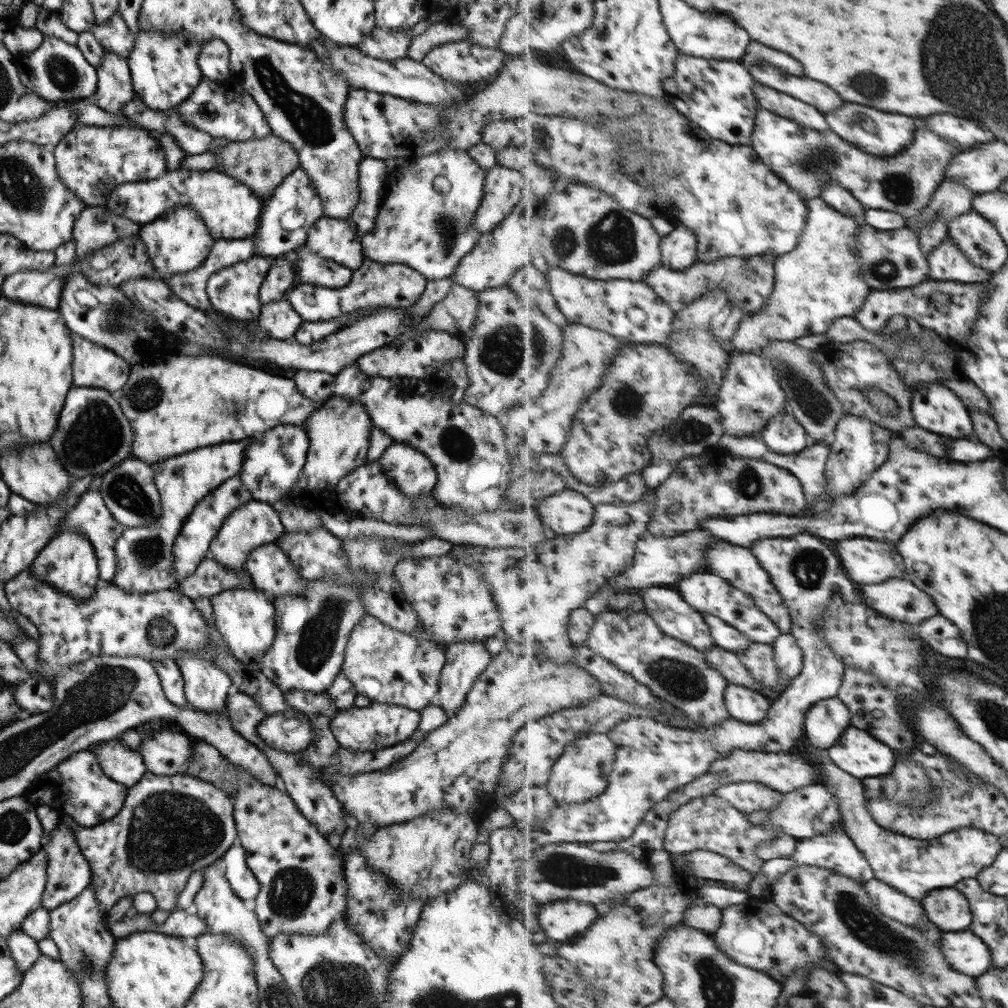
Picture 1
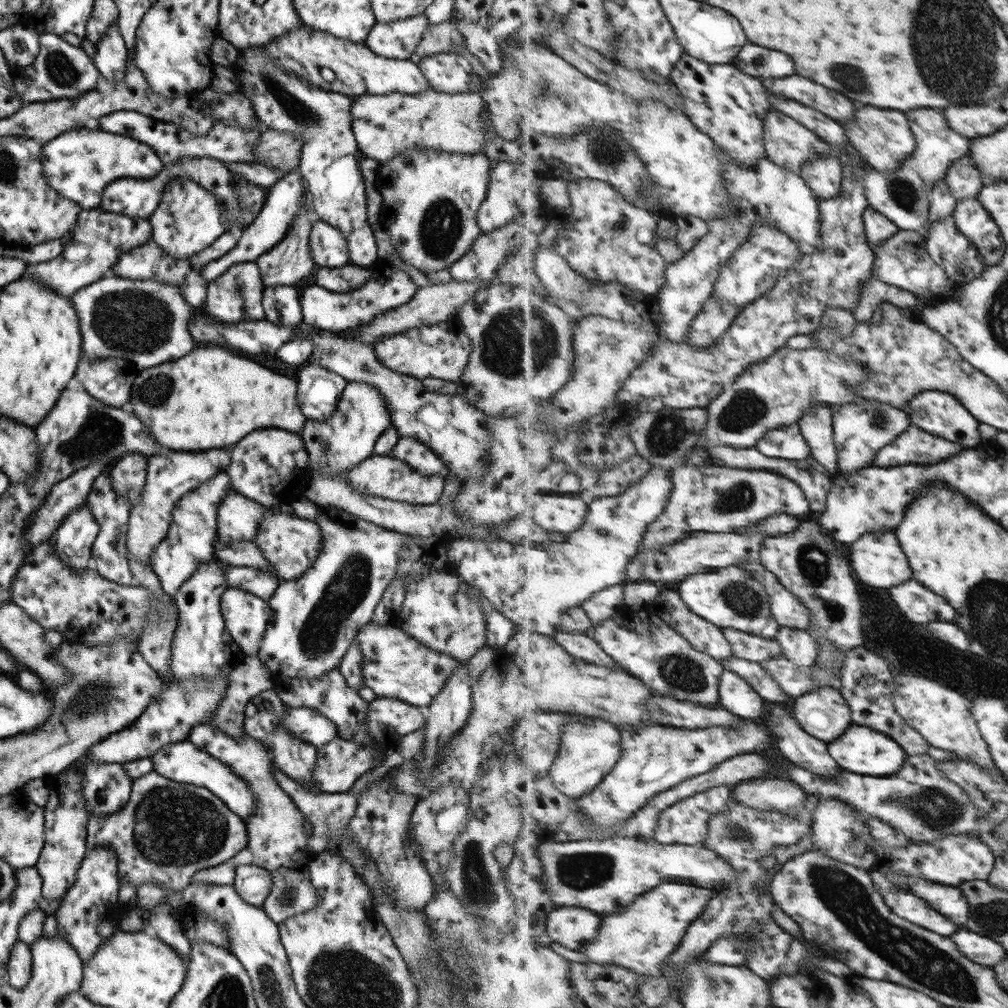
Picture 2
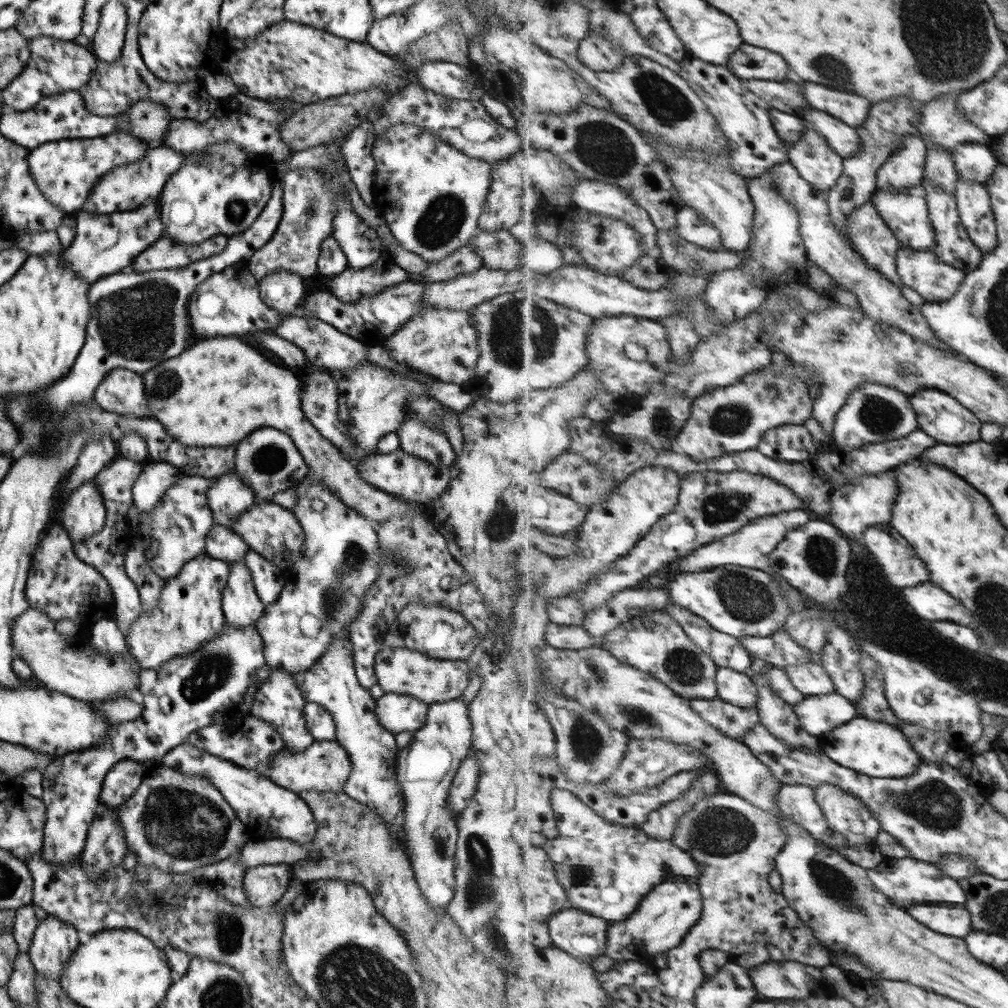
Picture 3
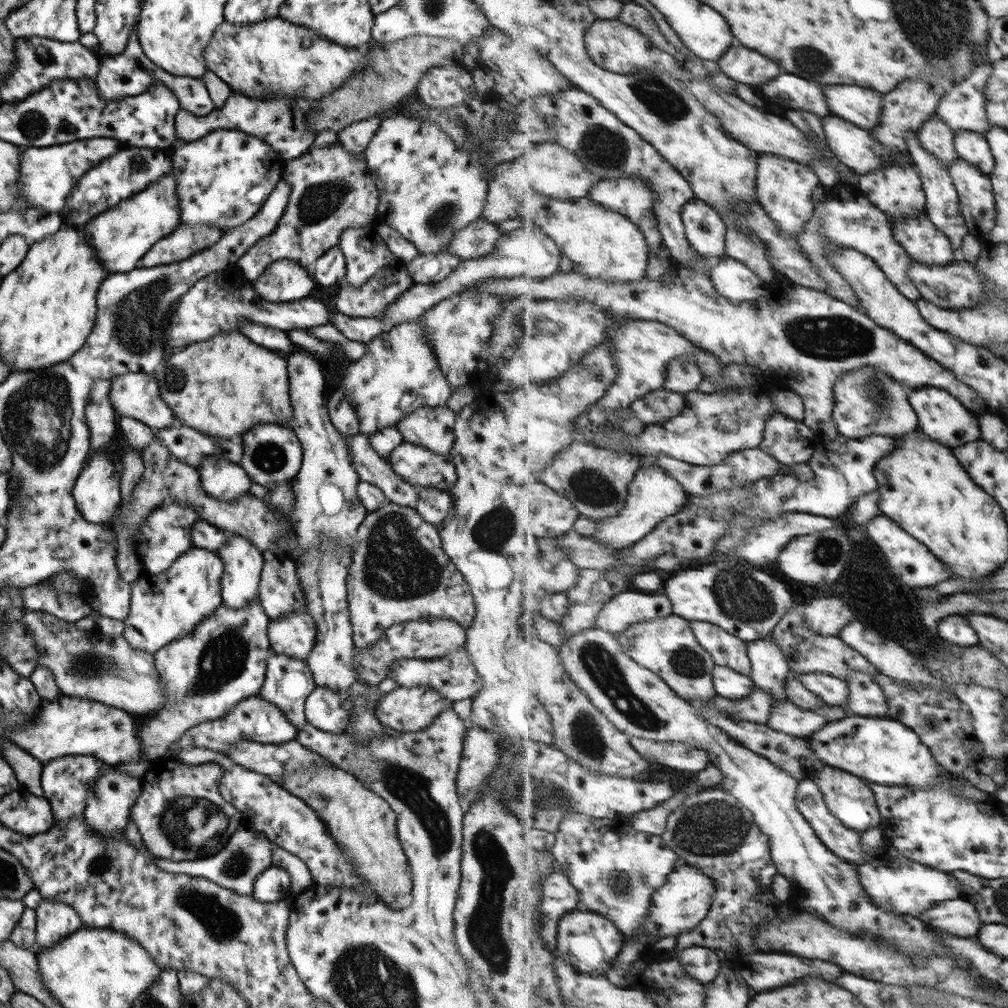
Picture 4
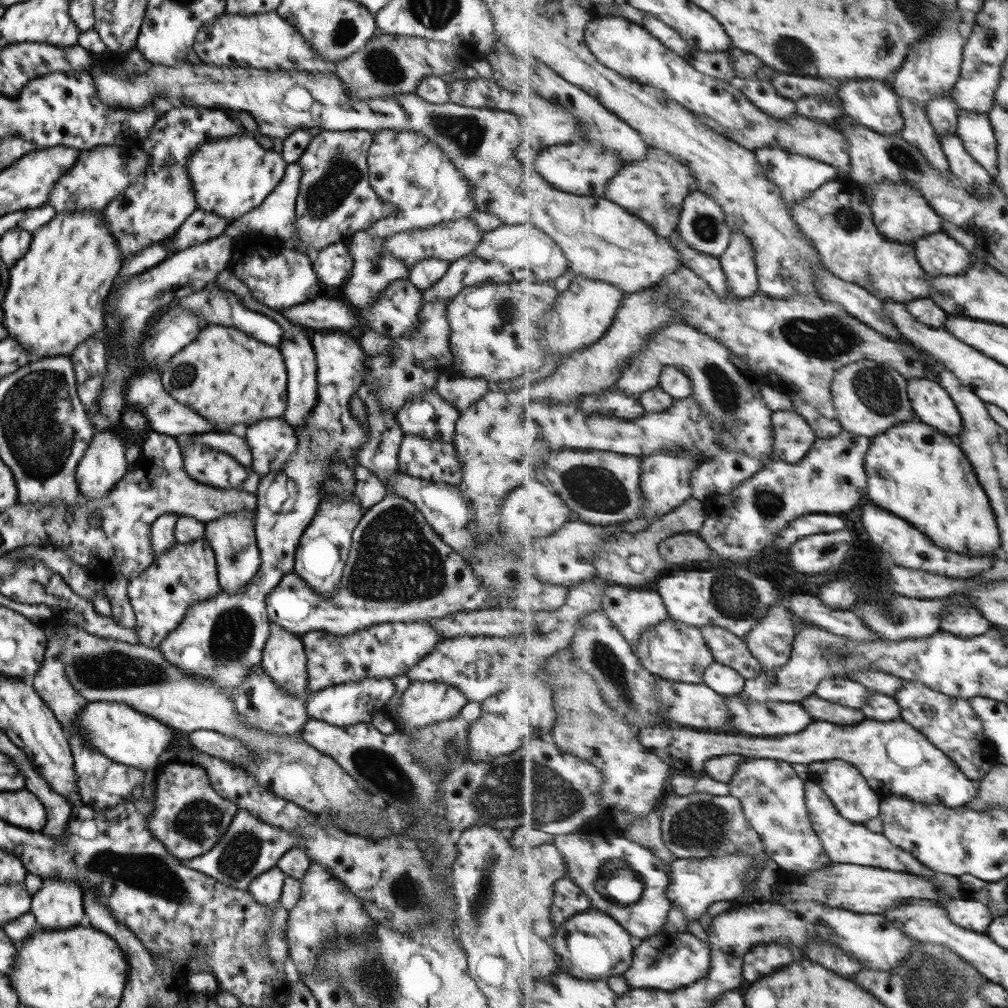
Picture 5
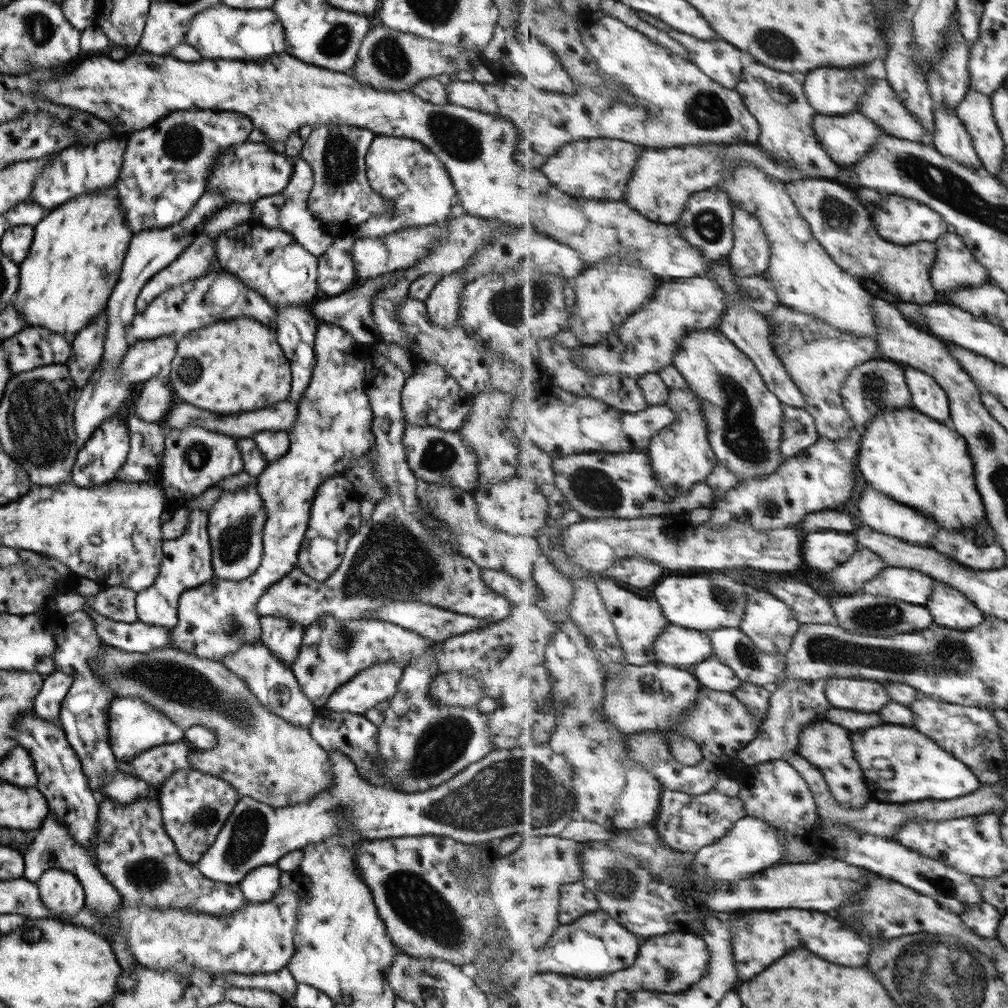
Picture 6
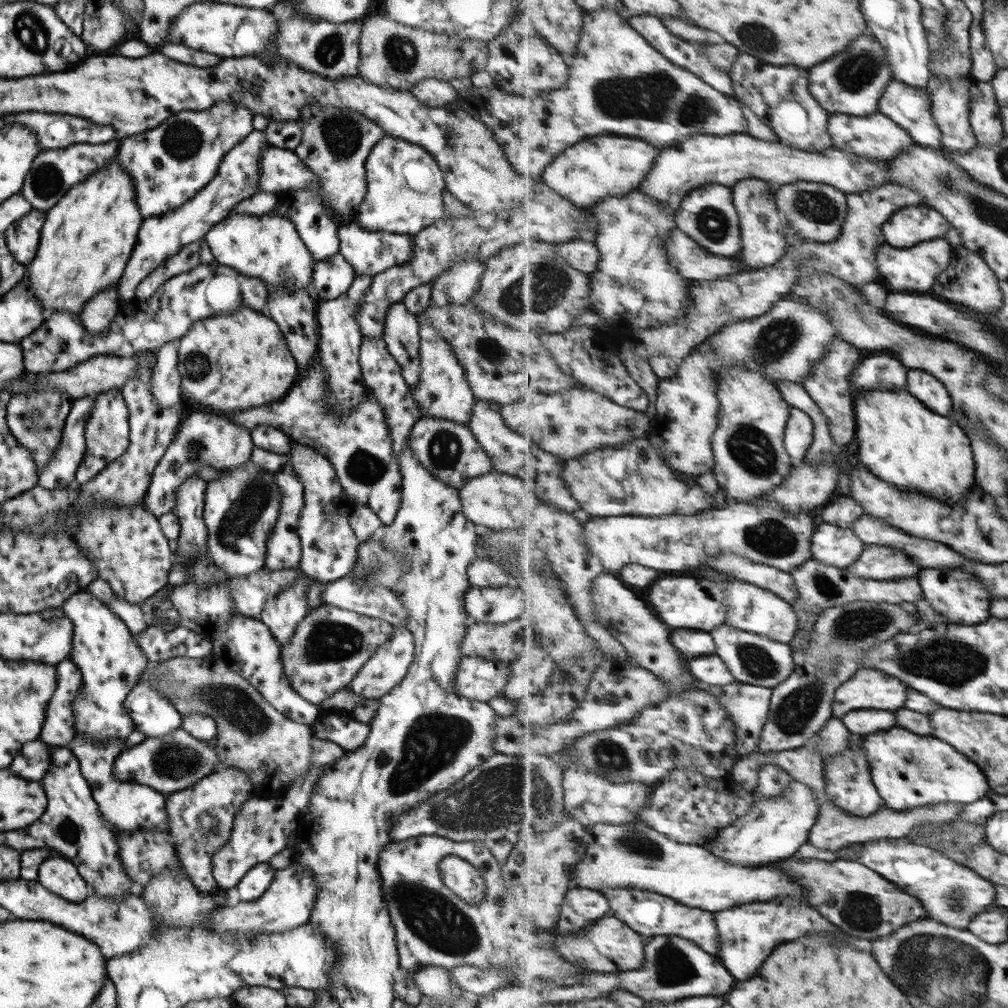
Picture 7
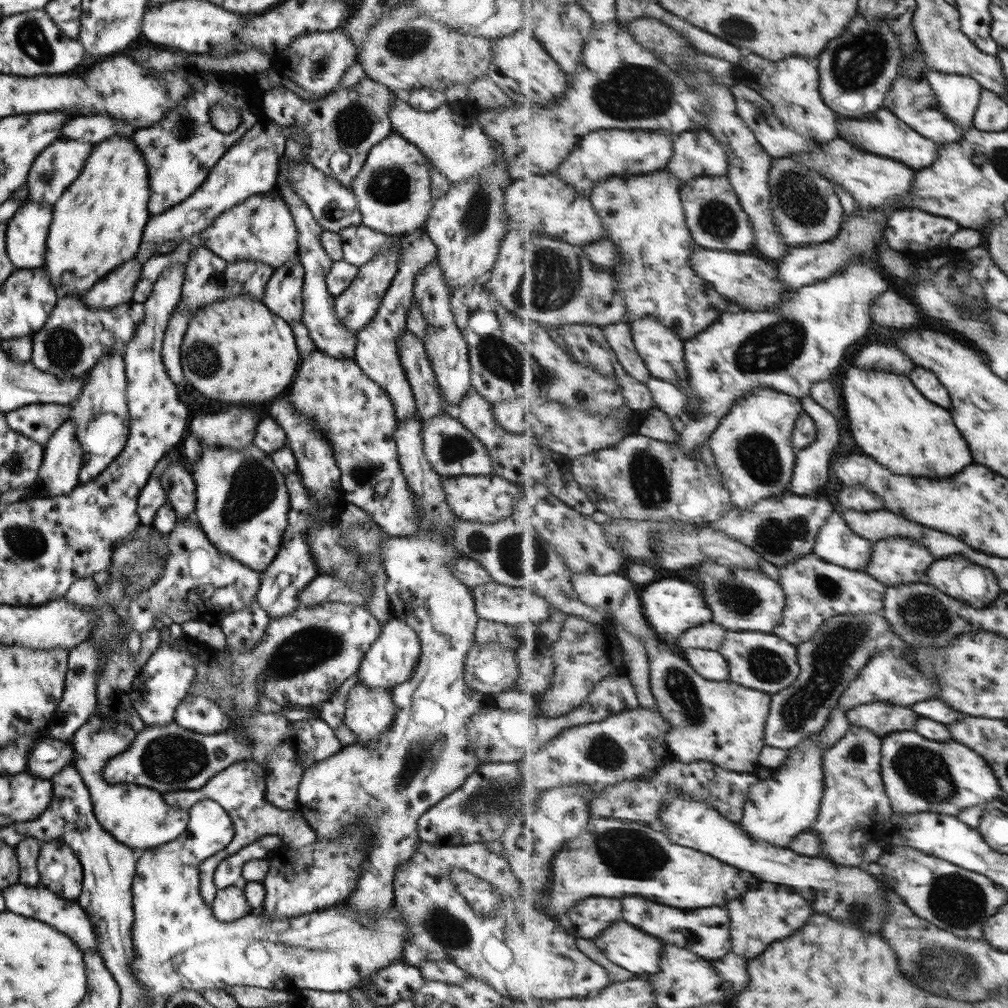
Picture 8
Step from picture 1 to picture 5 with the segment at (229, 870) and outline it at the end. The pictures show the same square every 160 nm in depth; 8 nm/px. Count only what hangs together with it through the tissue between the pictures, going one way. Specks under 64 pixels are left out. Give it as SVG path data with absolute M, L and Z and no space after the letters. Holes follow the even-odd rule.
M276 866L271 867L251 879L246 891L251 894L251 898L255 902L258 902L260 905L270 906L280 898L283 876L283 872Z

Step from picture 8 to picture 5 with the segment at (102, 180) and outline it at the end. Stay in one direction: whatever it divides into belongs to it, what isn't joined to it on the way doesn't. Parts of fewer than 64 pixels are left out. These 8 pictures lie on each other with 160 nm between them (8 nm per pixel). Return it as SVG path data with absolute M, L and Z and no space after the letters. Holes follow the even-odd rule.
M75 210L73 213L57 213L47 224L41 226L37 229L37 232L32 234L30 245L25 251L25 254L21 256L18 262L13 264L13 267L9 269L9 281L7 285L7 290L5 291L1 310L3 311L2 324L7 331L8 336L14 338L23 350L28 352L31 361L43 357L53 357L57 355L68 355L75 346L80 342L83 342L86 338L89 338L93 333L104 330L104 300L109 294L111 284L121 268L119 264L119 250L115 246L115 240L113 236L107 232L105 224L101 222L101 214L103 212L95 213L95 211L79 211Z

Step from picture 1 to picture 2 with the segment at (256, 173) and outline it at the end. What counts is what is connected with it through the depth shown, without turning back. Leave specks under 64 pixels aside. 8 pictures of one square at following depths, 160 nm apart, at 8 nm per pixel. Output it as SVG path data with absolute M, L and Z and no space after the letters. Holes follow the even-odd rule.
M263 129L253 148L253 163L259 163L281 173L290 173L298 167L301 146L303 143L296 141L291 135Z

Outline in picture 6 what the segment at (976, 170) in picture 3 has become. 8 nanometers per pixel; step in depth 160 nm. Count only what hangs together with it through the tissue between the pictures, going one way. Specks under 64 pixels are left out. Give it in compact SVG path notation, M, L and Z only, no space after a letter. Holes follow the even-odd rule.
M971 88L955 109L973 138L984 168L993 176L999 175L1006 156L1006 143L996 122L992 97Z

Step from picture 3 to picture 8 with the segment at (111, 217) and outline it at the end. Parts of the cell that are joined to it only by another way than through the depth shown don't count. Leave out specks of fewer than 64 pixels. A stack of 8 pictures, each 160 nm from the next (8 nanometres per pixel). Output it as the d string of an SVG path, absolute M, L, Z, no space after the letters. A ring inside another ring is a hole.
M189 80L190 94L183 97L182 102L176 104L172 109L163 114L163 118L153 126L137 129L129 138L139 149L145 167L147 167L147 179L149 189L149 202L147 202L147 211L149 214L156 215L171 209L174 205L179 205L180 201L186 200L194 193L209 173L209 170L219 161L222 154L225 153L243 134L246 134L259 119L259 106L254 106L245 99L242 92L228 86L221 86L221 82L203 82L203 80ZM216 104L230 104L238 110L241 122L239 126L229 132L222 134L213 128L210 118L207 115L208 108Z

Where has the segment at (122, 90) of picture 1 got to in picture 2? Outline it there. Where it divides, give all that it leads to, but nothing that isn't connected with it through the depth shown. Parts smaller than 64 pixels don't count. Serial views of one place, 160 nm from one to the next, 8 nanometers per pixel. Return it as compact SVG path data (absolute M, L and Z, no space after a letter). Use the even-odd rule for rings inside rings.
M116 24L108 26L95 43L91 60L99 71L100 78L107 82L121 82L126 73L128 50Z

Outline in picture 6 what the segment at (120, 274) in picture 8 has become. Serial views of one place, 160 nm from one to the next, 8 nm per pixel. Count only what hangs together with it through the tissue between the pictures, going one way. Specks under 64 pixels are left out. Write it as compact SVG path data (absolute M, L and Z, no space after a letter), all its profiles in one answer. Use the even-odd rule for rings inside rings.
M102 310L87 326L81 328L71 341L70 355L65 365L80 390L90 378L92 370L100 363L106 326L106 316Z

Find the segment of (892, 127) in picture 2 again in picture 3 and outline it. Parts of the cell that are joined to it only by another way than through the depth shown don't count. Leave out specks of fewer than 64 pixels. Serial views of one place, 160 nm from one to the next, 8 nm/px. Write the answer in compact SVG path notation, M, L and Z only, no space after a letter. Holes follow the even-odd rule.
M907 136L903 146L878 171L878 188L875 192L891 192L923 184L927 163L927 147L921 136Z

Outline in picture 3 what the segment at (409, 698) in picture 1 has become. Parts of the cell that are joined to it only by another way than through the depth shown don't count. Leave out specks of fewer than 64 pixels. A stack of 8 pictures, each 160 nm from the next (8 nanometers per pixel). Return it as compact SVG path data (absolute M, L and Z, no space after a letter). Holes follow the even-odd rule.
M383 644L373 663L376 684L383 693L412 696L428 705L461 696L469 682L469 667L465 661L449 661L423 656L419 652Z

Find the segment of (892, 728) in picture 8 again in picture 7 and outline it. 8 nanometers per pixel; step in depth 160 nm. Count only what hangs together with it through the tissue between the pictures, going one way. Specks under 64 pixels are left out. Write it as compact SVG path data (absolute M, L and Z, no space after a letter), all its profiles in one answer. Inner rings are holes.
M859 709L841 719L852 733L863 736L897 727L897 716L887 710Z

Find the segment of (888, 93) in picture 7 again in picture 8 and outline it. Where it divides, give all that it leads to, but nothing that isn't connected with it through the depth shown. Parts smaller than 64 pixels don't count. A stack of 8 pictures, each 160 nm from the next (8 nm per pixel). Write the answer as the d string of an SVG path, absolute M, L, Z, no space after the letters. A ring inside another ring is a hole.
M900 75L893 83L890 92L887 93L884 106L891 110L893 114L898 115L898 117L913 128L913 130L919 132L919 134L925 136L925 138L941 144L941 146L957 143L961 141L966 134L966 132L963 132L963 129L959 129L944 112L941 112L934 90L927 79L919 80Z

